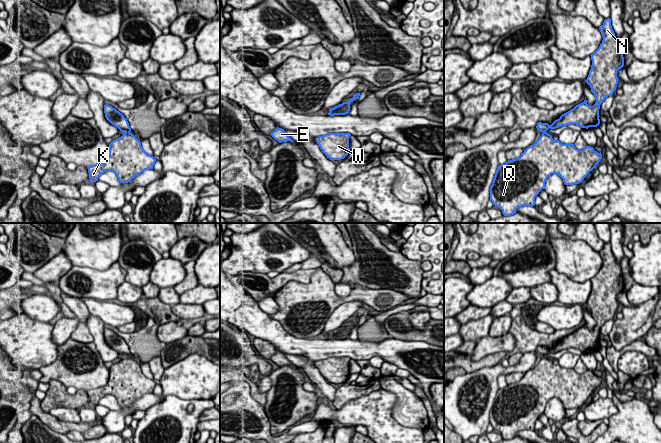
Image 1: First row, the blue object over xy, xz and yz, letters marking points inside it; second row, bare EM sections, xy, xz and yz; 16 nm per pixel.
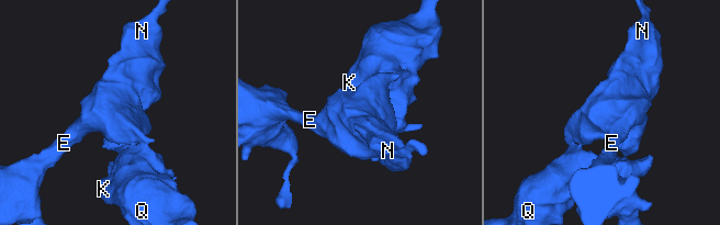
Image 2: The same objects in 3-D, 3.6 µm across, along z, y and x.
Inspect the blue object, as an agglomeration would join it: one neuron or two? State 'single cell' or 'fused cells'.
fused cells

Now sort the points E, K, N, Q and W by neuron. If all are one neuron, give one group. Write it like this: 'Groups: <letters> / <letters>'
Groups: E N W / K Q

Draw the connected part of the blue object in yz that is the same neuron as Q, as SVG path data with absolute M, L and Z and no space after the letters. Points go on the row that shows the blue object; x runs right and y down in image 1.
M543 132L519 158L508 160L497 167L490 187L490 200L502 210L504 216L513 215L519 207L535 205L535 197L545 189L545 182L551 174L558 174L565 185L579 184L596 168L601 159L601 152L598 153L591 146L587 145L583 150L578 150L574 144L562 144L547 132Z

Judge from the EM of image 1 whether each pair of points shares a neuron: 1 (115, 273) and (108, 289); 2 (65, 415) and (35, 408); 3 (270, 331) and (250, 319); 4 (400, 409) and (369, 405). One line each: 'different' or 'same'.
1: same
2: different
3: same
4: different

